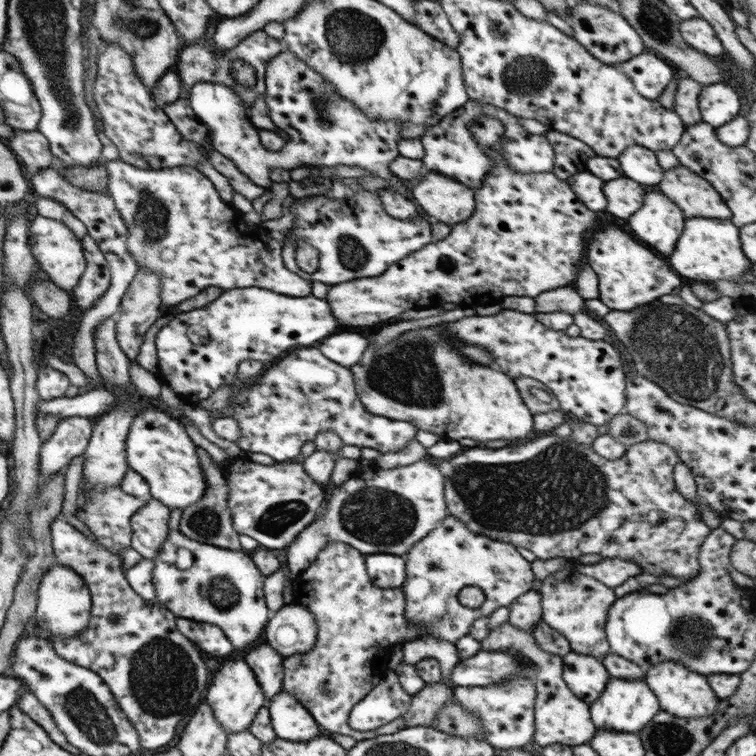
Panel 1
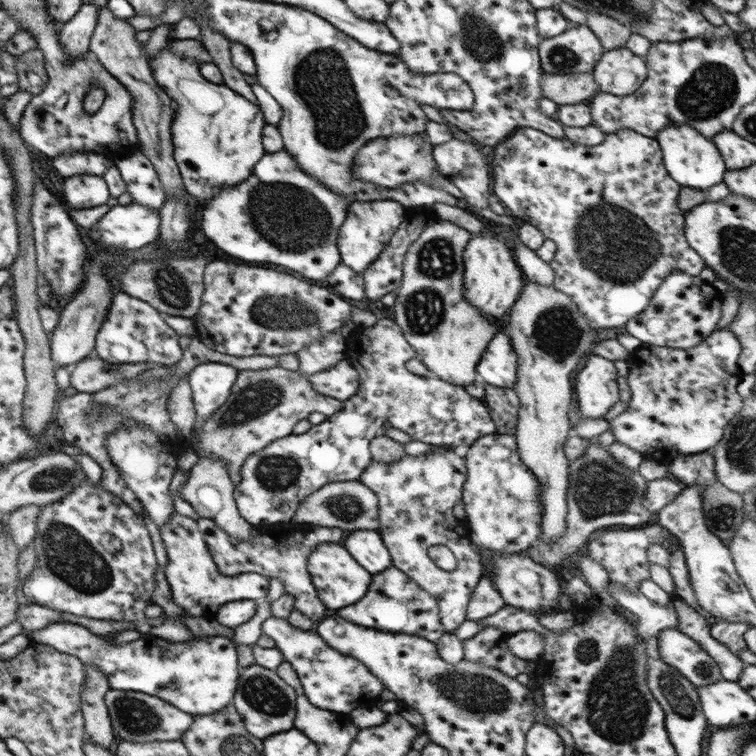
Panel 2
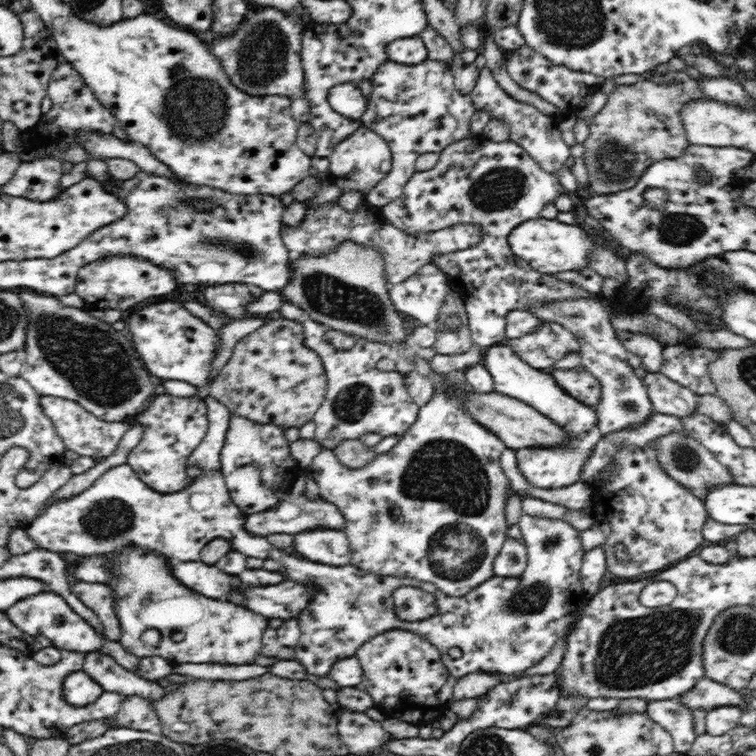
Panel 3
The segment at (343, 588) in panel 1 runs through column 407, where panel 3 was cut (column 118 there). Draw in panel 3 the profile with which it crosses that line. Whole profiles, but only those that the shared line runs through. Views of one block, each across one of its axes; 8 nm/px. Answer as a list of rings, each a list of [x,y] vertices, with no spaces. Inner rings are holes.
[[[78,579],[72,581],[71,591],[96,615],[108,639],[118,641],[121,637],[121,626],[115,615],[111,590],[104,583]]]

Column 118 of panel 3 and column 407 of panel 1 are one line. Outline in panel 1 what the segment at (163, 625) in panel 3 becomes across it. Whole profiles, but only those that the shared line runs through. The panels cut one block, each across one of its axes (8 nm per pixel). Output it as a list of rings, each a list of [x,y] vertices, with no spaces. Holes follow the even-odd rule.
[[[448,513],[427,536],[411,545],[410,550],[403,555],[403,559],[404,581],[399,587],[404,594],[404,618],[411,624],[422,624],[424,628],[428,628],[423,636],[432,636],[453,643],[468,632],[475,618],[487,616],[501,606],[508,607],[518,596],[531,589],[531,582],[534,579],[529,568],[530,562],[516,551],[515,546],[475,534],[467,530],[465,525],[454,516],[449,516]],[[463,586],[481,588],[485,600],[479,608],[471,610],[471,608],[459,606],[457,592]]]

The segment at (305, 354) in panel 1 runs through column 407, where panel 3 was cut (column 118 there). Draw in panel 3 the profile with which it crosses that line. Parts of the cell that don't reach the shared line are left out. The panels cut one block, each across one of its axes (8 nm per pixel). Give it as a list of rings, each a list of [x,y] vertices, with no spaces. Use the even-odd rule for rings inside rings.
[[[40,397],[43,413],[52,421],[54,432],[60,437],[66,449],[79,456],[91,456],[97,461],[110,456],[126,431],[132,426],[127,422],[104,422],[86,412],[77,402],[56,397]]]

